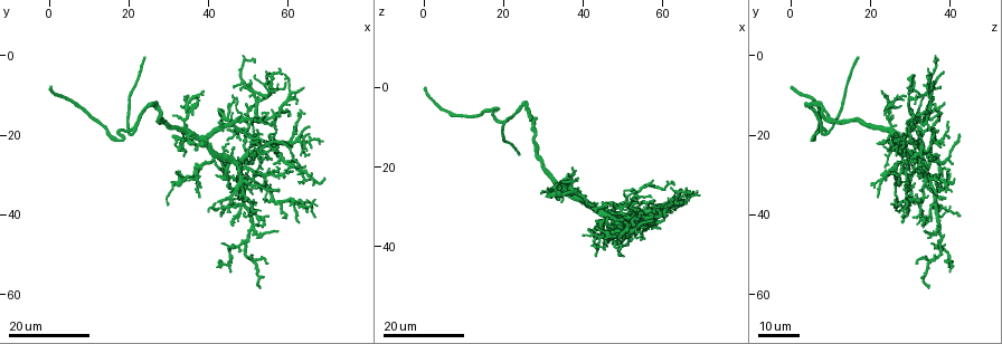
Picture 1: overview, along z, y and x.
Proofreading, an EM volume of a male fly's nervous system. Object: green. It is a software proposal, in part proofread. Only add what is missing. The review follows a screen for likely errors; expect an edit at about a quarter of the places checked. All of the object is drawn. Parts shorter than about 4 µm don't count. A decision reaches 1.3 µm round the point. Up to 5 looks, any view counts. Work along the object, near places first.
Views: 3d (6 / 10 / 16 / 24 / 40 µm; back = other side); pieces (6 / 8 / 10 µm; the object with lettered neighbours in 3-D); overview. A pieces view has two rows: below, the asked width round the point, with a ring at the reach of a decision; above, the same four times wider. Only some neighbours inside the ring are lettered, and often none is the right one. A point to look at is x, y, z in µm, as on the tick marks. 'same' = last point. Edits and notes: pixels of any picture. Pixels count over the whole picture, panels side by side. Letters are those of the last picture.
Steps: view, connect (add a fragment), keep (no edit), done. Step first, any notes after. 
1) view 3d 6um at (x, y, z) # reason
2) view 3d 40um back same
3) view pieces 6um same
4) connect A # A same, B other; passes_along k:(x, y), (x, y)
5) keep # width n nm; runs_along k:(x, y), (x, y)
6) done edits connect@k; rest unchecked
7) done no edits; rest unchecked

view 3d 16um at (24.0, 1.0, 16.5) # free end

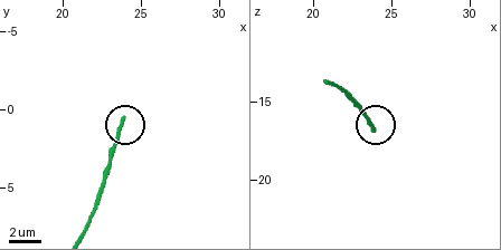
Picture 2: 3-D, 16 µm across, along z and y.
view pieces 6um at (24.0, 0.8, 16.8)

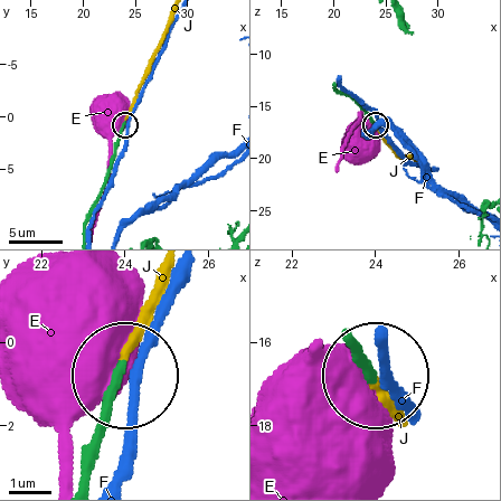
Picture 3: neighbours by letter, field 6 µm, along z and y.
connect J # width 220 nm; E other, F other, J same; passes_along 3:(115, 150), (169, 18); the neuron continues

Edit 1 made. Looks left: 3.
view 3d 16um at (0.5, 8.0, 0.0) # end of a long branch

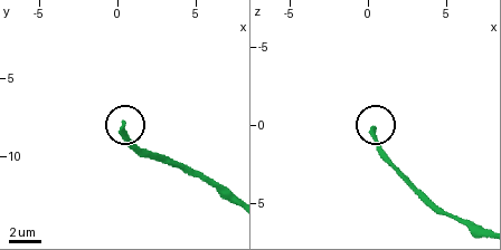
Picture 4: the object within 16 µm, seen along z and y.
view pieces 10um at (0.4, 8.2, 0.2)

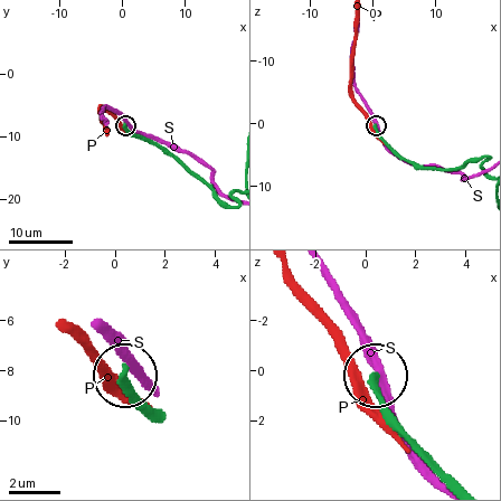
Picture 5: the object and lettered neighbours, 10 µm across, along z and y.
keep # width 280 nm; P other, S other; runs_along 5:(213, 191), (161, 149), (132, 134), (125, 125); no lettered fragment goes on from it

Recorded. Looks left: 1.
done edits connect@3; rest unchecked

